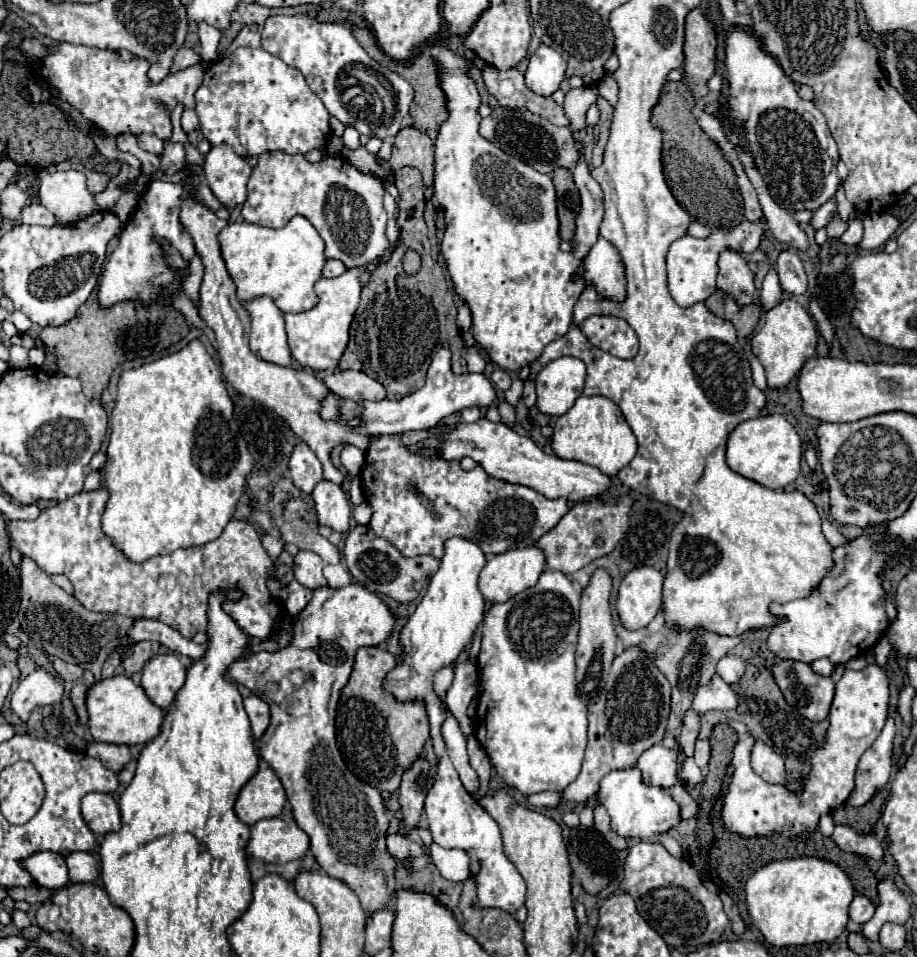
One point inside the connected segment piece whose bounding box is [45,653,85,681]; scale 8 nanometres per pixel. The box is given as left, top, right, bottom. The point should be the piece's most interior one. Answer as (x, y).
(67, 671)

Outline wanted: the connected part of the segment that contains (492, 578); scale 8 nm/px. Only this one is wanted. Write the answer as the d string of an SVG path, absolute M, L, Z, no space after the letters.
M535 545L533 547L525 547L525 549L511 549L507 553L495 555L481 569L481 575L479 575L479 591L485 597L485 601L503 603L503 601L511 599L513 595L517 595L517 593L533 587L537 583L543 567L545 567L545 555Z

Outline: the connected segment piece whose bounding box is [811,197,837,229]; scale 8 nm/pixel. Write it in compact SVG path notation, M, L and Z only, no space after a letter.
M833 197L833 199L829 199L823 207L819 207L819 209L813 213L811 225L813 225L815 229L821 229L821 227L825 227L825 225L831 223L831 219L833 219L835 213L837 213L837 199Z

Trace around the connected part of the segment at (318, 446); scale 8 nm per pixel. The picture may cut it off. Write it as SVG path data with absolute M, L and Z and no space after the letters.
M185 163L185 169L189 175L185 177L185 183L183 183L185 197L181 197L179 221L187 229L187 233L191 235L195 251L203 263L203 269L205 269L203 283L199 289L199 307L197 309L199 309L199 317L215 331L217 353L221 359L221 371L223 371L227 383L235 391L267 405L277 415L281 415L291 425L291 429L317 453L317 457L321 459L324 479L341 485L347 477L332 464L330 460L331 449L335 445L341 445L341 443L351 443L351 445L365 451L373 437L361 435L355 431L355 427L359 425L357 419L351 419L351 421L323 421L323 419L319 419L319 403L327 395L329 389L315 375L309 375L309 373L293 369L293 367L283 367L283 365L263 361L249 349L251 319L247 315L247 309L243 307L243 303L235 295L235 283L233 283L233 279L225 267L225 261L223 261L221 249L219 249L219 241L217 241L219 231L228 224L228 221L219 219L215 215L215 211L211 211L205 203L201 203L197 199L195 187L203 181L203 175L193 173L187 163Z

